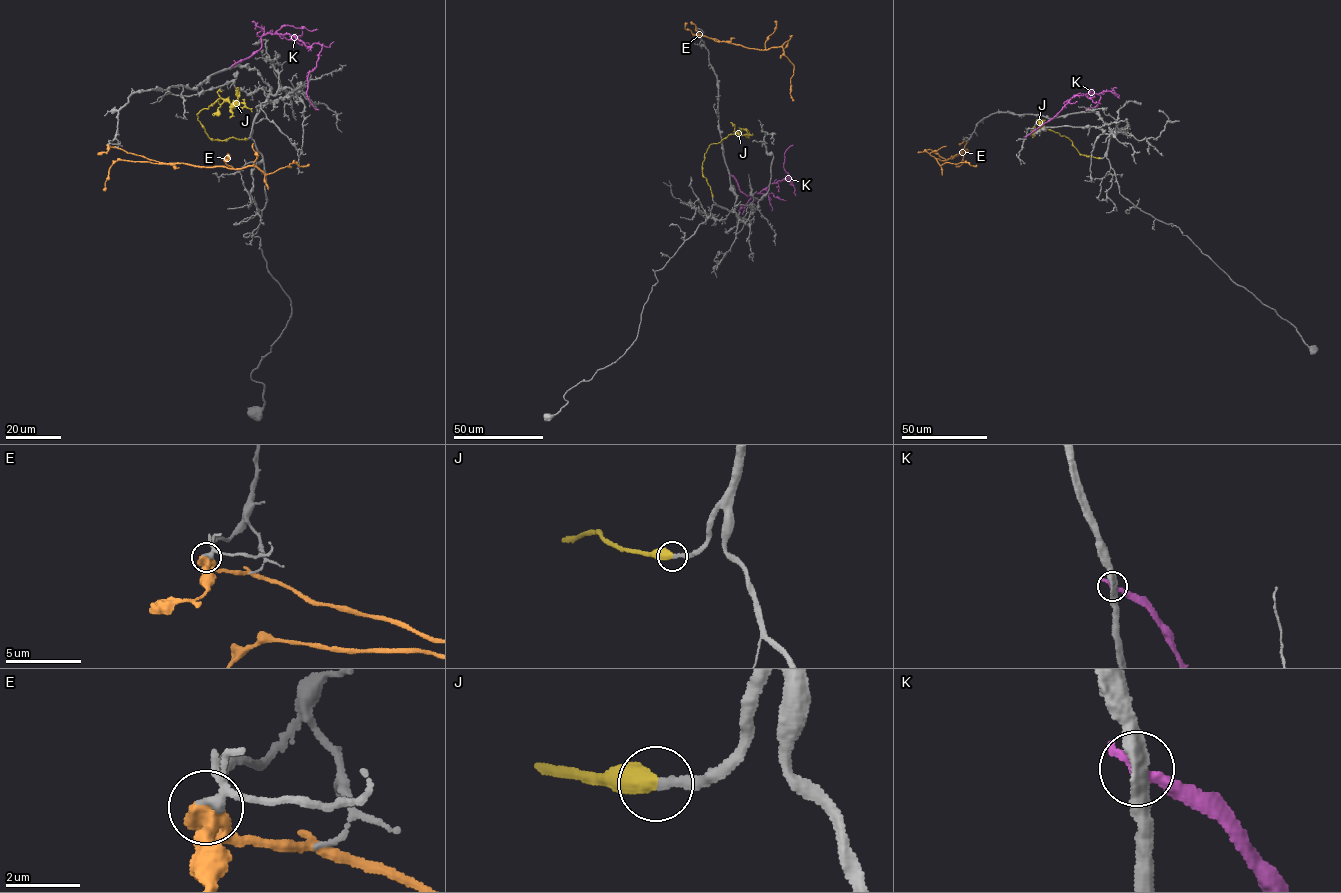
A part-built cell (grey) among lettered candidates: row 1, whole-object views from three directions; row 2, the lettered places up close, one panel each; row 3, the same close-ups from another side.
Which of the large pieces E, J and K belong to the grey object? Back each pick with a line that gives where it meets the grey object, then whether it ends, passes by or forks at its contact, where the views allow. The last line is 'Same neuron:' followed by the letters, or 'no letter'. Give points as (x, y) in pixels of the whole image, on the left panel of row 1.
J: contact (247, 139); it ends
Same neuron: J

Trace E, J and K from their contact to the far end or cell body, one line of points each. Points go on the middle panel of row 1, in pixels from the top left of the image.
E: (696, 29), (700, 35), (747, 47), (782, 47), (794, 66), (790, 94), (794, 101)
J: (712, 197), (703, 174), (705, 153), (710, 144), (729, 134), (746, 130), (748, 135), (749, 131)
K: (729, 174), (747, 196), (784, 178), (791, 183), (783, 165), (784, 155), (793, 145)

